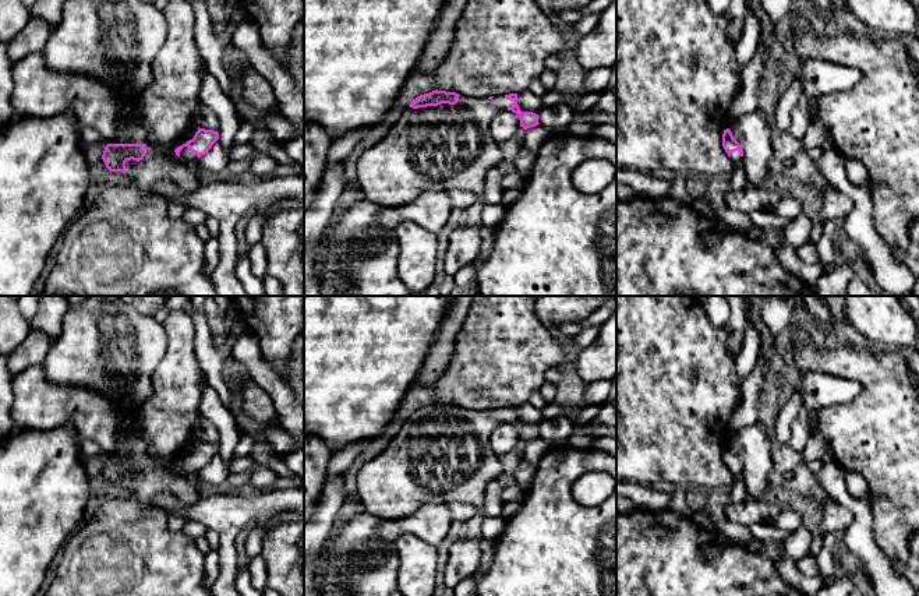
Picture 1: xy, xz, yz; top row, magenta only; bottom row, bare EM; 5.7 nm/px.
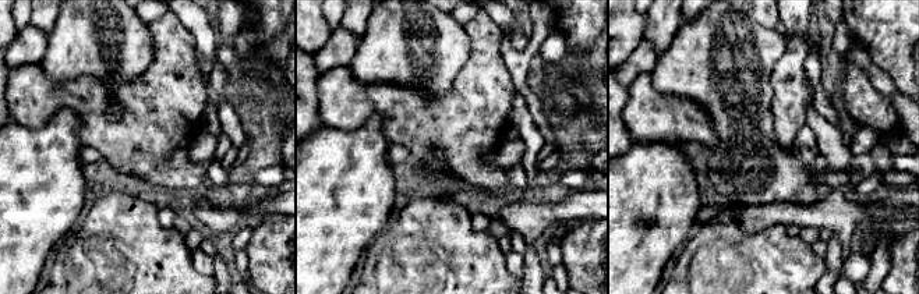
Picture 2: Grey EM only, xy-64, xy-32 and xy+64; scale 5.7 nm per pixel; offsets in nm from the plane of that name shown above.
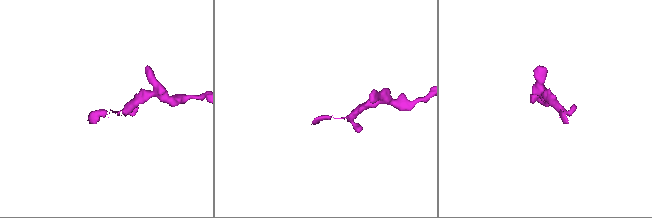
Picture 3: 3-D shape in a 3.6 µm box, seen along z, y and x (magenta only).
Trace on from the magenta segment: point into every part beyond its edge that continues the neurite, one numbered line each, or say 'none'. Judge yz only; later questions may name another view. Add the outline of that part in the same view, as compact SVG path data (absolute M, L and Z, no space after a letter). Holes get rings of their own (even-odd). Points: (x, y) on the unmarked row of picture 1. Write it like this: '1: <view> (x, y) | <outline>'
1: yz (735, 493) | M732 465L731 472L735 476L735 482L729 489L725 490L724 498L727 500L727 502L740 502L745 497L745 484L742 480L740 465Z

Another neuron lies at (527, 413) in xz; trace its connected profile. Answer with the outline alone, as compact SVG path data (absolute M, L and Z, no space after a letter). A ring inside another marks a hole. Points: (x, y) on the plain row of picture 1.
M529 402L517 406L517 417L522 424L533 424L536 427L538 427L538 424L542 422L541 410L536 409Z

